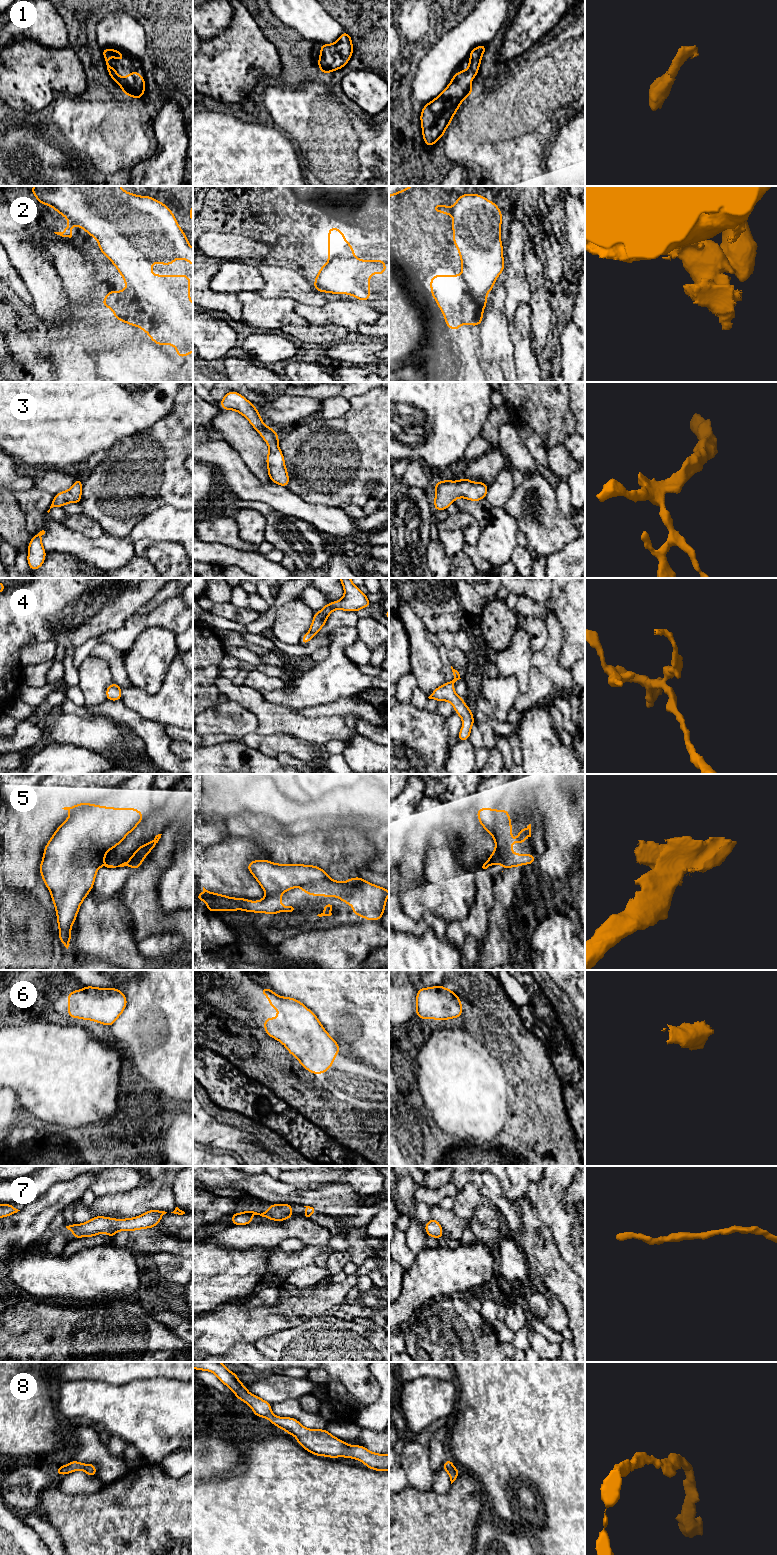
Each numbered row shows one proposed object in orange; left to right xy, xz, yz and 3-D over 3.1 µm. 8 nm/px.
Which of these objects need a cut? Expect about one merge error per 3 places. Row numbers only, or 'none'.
5

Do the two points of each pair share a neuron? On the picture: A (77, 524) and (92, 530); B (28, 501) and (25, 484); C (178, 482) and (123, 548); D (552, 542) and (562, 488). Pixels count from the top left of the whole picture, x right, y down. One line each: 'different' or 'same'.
A: same
B: different
C: different
D: different

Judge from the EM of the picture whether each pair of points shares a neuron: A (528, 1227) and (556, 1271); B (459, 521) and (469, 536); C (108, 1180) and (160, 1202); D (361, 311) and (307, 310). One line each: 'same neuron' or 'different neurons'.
A: same neuron
B: same neuron
C: different neurons
D: same neuron

